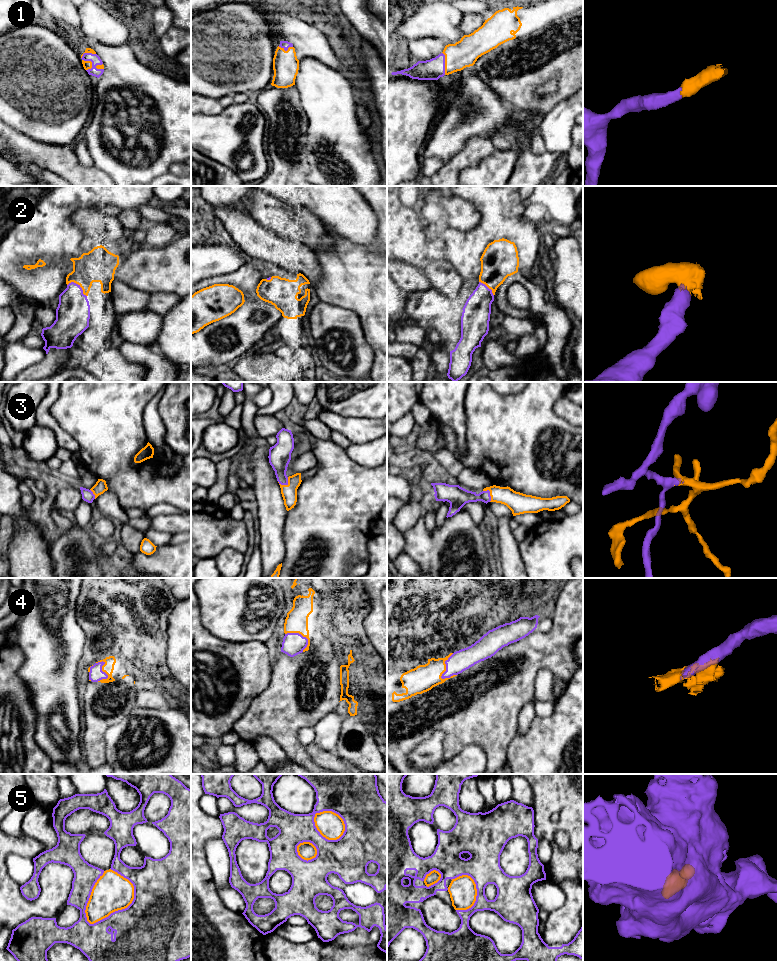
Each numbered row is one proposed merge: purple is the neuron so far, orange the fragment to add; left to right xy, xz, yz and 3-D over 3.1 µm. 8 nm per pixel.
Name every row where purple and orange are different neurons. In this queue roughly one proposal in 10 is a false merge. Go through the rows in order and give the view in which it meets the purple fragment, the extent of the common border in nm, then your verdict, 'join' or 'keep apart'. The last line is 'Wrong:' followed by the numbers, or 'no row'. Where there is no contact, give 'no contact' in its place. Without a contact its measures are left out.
1: meets purple in xy; contact 160 nm long; join
2: meets purple in xy; contact 190 nm long; join
3: meets purple in xz; contact 100 nm long; join
4: meets purple in yz; contact 240 nm long; join
5: meets purple in xy; contact 480 nm long; keep apart
Wrong: 5

